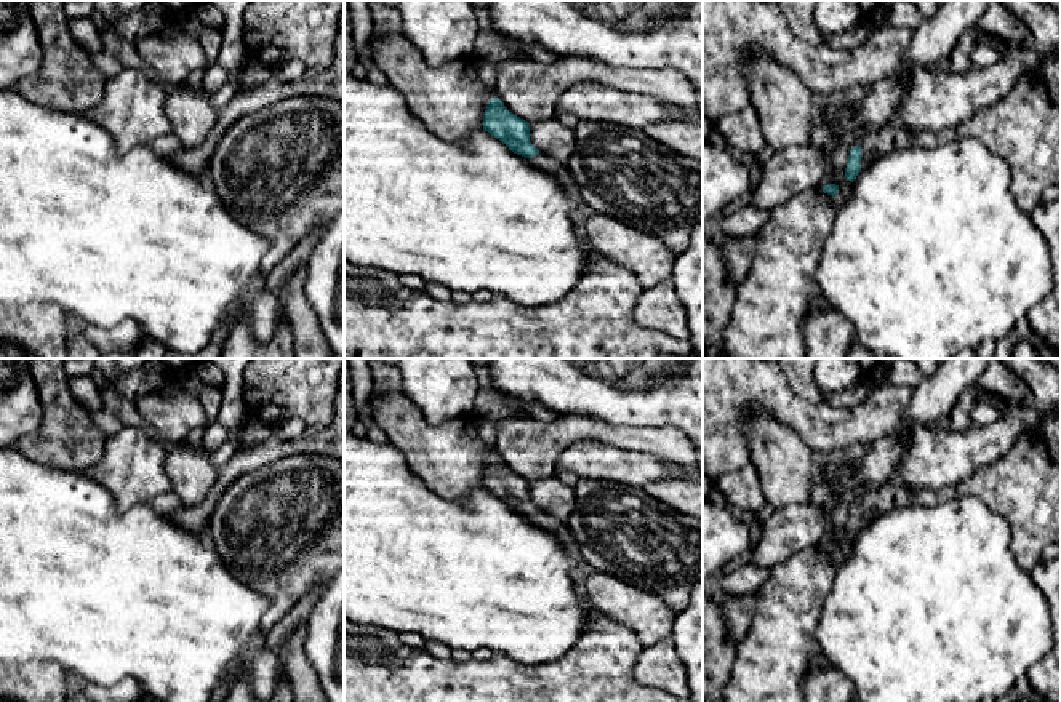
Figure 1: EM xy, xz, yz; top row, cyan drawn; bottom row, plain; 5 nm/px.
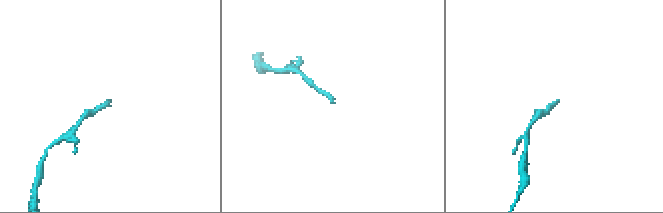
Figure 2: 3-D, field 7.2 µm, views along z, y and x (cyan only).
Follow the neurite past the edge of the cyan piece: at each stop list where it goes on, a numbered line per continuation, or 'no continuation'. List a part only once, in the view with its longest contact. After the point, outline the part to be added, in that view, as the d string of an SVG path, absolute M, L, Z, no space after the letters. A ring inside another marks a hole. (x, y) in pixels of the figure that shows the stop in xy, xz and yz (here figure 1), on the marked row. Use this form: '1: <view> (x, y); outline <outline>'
1: yz (893, 136); outline M890 123L871 133L861 142L861 171L882 155L915 144L915 134L898 123Z

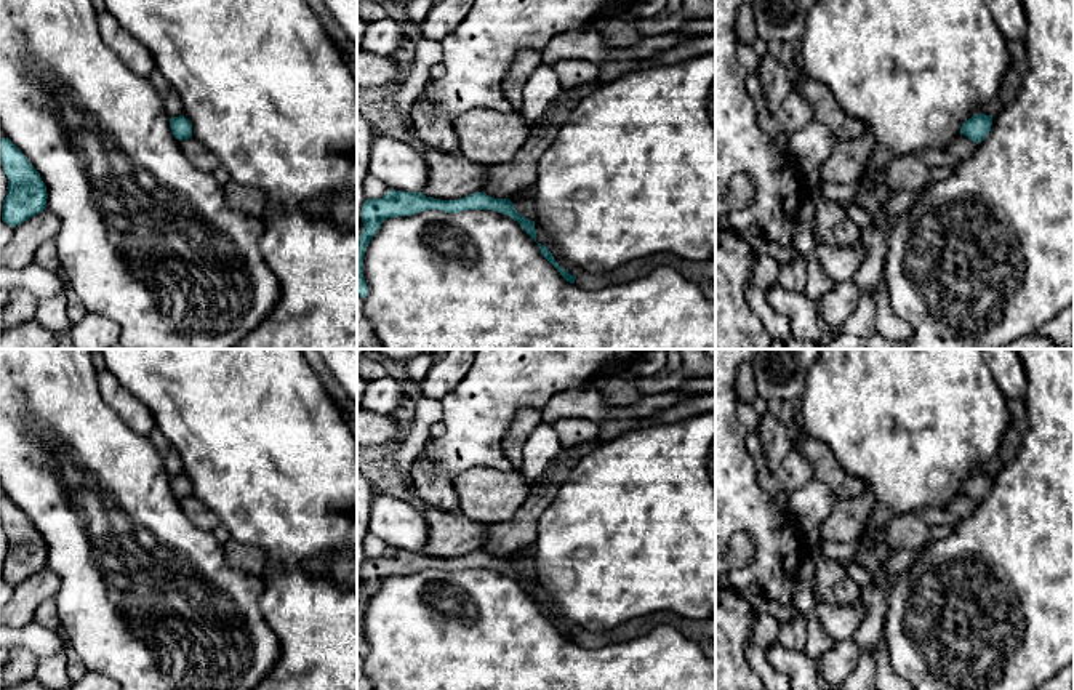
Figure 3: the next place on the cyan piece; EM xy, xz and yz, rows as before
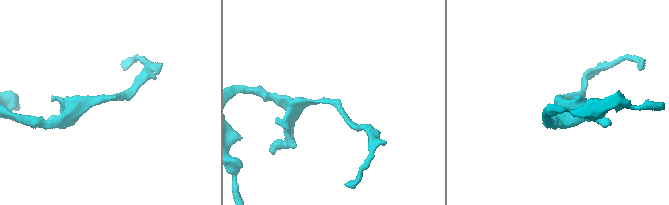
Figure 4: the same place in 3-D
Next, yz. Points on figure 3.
no continuation

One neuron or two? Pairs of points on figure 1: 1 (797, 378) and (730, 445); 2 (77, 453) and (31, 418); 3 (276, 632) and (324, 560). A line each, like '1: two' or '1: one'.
1: two
2: two
3: two

